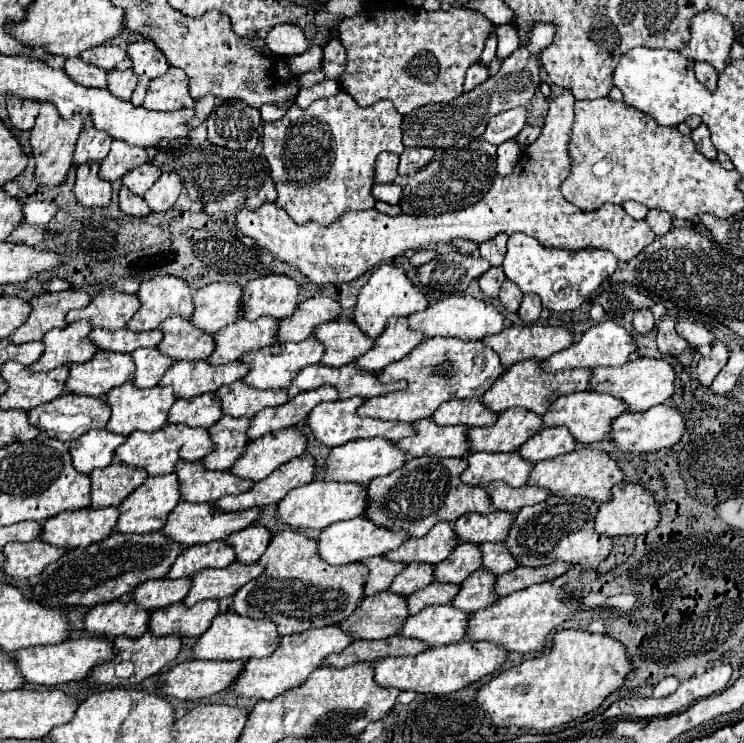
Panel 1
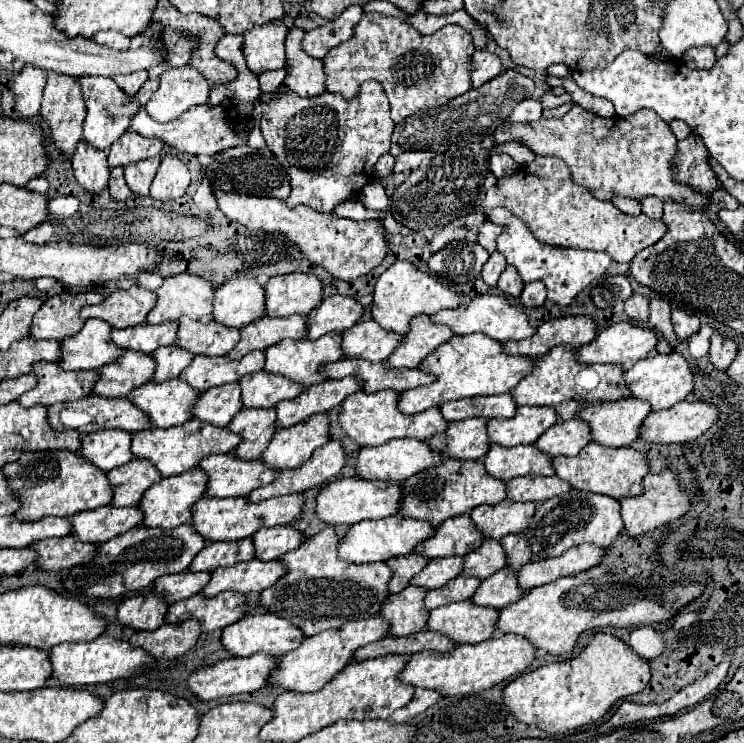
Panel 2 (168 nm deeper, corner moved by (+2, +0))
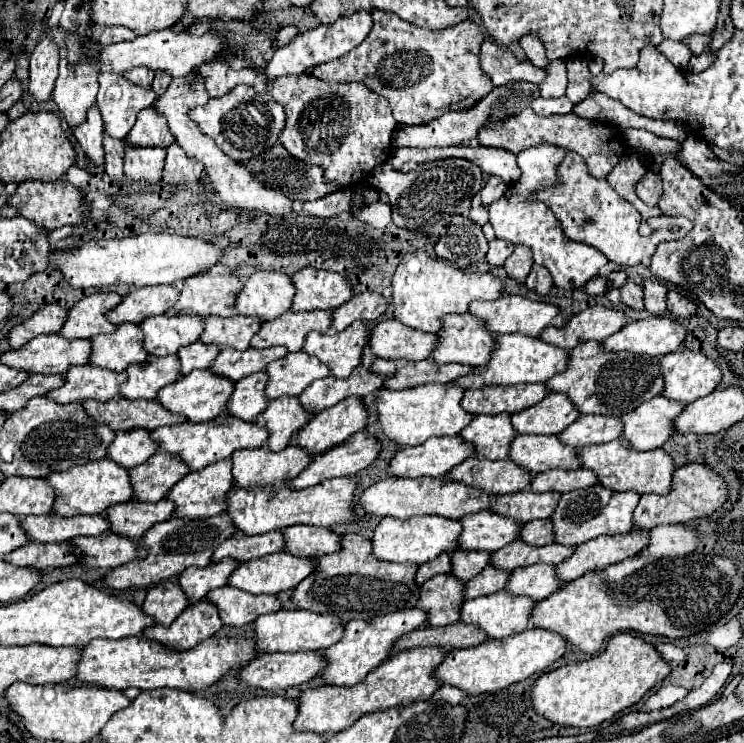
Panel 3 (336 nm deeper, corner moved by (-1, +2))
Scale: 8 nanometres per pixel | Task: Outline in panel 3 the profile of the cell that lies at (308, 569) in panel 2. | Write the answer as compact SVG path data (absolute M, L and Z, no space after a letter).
M346 533L342 537L342 549L334 555L326 557L316 557L318 569L310 577L306 577L292 595L292 601L298 605L298 609L306 611L316 611L316 613L336 613L342 617L342 621L352 621L352 619L372 619L390 611L398 609L412 609L416 607L420 599L420 585L414 581L414 575L418 571L418 565L414 563L386 563L382 559L376 559L372 555L372 543L370 539L356 535L356 533Z

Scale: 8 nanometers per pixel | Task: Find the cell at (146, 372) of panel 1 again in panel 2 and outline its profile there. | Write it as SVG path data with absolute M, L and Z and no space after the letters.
M169 345L169 347L159 347L157 351L151 353L153 361L155 361L155 375L153 375L153 383L163 383L163 381L171 381L177 379L179 373L191 363L193 355Z

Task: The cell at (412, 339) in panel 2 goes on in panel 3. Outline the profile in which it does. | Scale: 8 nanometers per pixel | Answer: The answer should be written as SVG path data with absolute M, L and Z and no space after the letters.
M470 313L446 317L444 329L438 335L442 335L442 345L430 357L438 363L482 367L490 361L490 353L496 347L496 337L486 329L486 321Z

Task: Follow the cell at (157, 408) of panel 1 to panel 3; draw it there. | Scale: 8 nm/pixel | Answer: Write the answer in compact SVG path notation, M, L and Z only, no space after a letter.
M194 371L190 375L184 375L182 379L178 379L178 383L164 387L158 395L158 401L172 413L180 413L186 415L190 421L212 421L220 415L226 413L226 401L230 399L232 391L234 391L234 381L226 379L222 375L216 375L212 371Z

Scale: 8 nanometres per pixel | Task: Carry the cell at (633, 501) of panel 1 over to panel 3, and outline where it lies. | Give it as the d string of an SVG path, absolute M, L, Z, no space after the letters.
M688 463L674 473L674 485L672 491L664 497L660 495L642 495L640 503L634 511L634 525L650 531L664 523L688 523L692 519L704 519L710 517L714 511L718 511L728 499L728 489L724 479L712 471L704 463Z

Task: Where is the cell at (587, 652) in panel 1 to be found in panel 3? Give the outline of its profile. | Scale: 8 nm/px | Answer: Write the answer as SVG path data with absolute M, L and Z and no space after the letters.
M618 633L594 659L544 673L532 685L532 703L534 709L552 723L596 727L636 705L656 683L666 679L670 671L670 665L662 655L658 655L652 643L646 643L642 637L632 633Z

